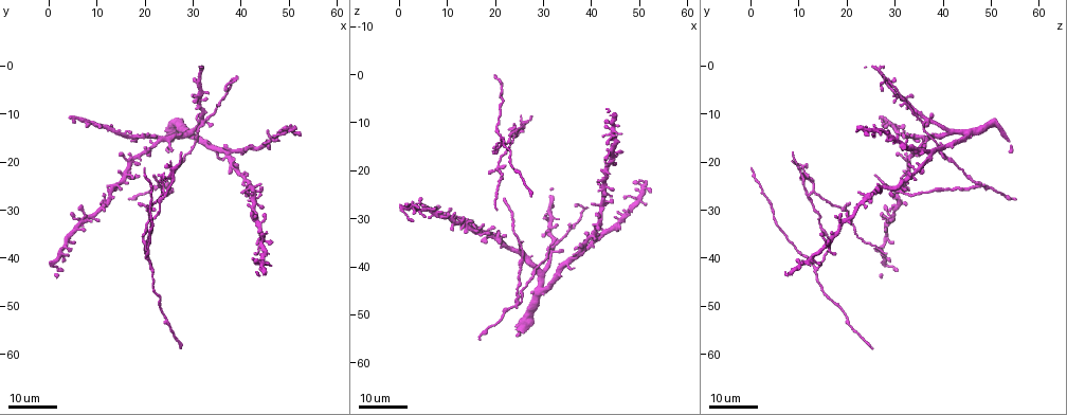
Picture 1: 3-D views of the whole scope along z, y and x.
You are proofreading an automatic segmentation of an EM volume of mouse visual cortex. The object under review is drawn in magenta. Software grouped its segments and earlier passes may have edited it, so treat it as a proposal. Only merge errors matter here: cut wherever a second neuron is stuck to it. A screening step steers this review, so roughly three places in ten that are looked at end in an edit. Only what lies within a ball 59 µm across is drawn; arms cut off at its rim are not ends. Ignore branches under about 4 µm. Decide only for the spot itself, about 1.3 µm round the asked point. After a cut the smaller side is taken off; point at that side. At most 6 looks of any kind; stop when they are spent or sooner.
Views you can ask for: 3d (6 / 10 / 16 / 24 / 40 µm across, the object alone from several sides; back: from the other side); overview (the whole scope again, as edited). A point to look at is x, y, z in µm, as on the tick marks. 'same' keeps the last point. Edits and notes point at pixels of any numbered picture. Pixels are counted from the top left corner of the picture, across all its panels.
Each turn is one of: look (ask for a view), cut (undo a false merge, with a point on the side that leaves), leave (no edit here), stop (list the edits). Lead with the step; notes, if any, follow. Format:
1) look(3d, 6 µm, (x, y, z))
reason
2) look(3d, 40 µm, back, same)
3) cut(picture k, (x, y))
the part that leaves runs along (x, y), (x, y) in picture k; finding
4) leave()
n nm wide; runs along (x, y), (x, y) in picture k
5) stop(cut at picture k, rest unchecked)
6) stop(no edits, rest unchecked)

look(3d, 24 µm, (32.0, 12.5, 35.5))
small branch off a trunk

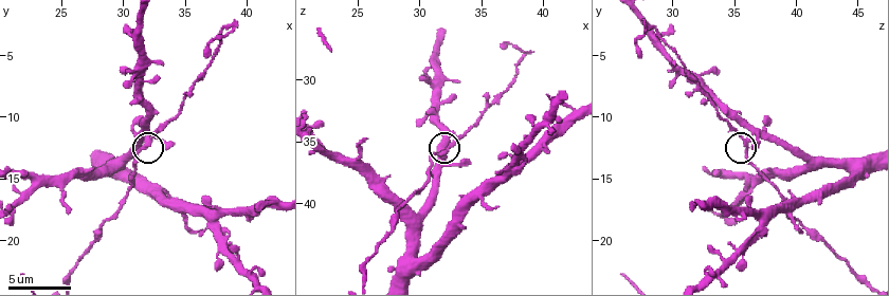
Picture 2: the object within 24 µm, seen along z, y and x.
look(3d, 10 µm, (32.0, 11.8, 35.8))
zoom in

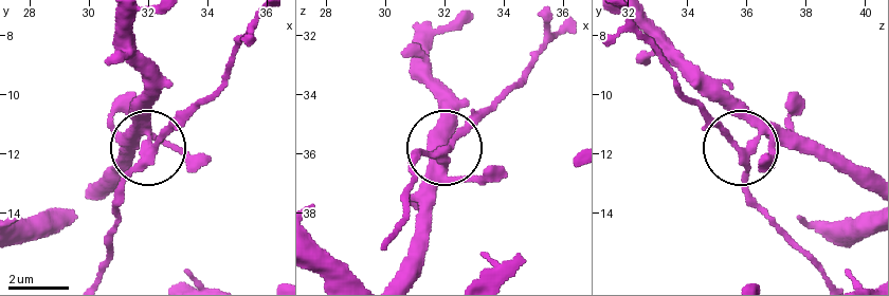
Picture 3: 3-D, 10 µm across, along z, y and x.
leave()
230 nm wide; all the same neuron

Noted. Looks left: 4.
look(3d, 24 µm, (24.5, 27.0, 11.5))
two arms in line, one across

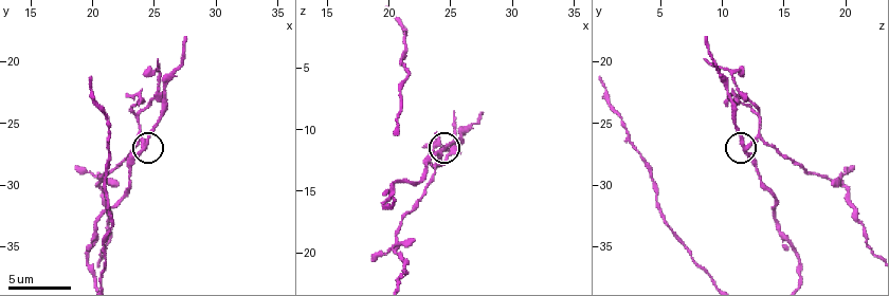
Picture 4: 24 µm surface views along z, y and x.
look(3d, 10 µm, (24.2, 27.0, 11.8))

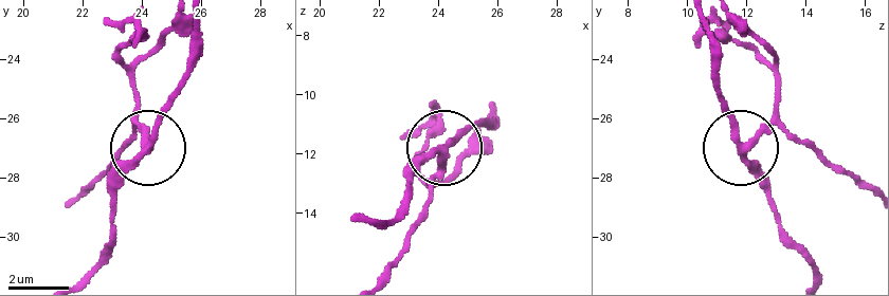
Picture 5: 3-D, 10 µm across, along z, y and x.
cut(picture 5, (130, 119))
side arm 10 µm; the part that leaves runs along (440, 153), (428, 211), (384, 272) in picture 5; two neurons meet here

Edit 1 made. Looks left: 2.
stop(cut at picture 5, rest unchecked)

